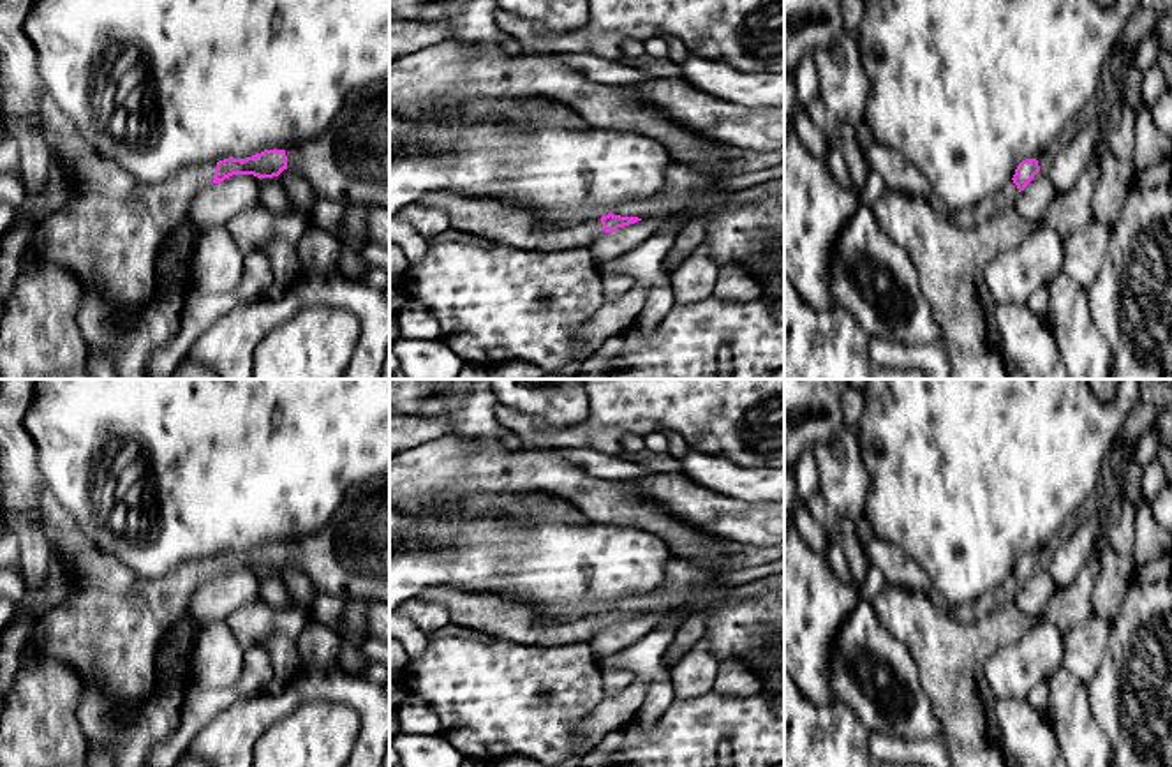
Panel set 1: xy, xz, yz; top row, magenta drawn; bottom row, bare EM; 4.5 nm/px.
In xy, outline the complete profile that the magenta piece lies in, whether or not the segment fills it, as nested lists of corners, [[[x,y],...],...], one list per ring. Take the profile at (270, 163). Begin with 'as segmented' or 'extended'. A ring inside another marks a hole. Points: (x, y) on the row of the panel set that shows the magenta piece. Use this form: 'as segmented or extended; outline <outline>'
extended; outline [[[389,90],[354,97],[319,136],[308,141],[286,150],[264,150],[247,159],[229,157],[194,166],[160,183],[146,183],[104,157],[48,93],[41,97],[41,109],[48,152],[72,178],[72,187],[67,201],[35,229],[39,257],[72,266],[83,284],[109,303],[125,323],[132,323],[153,298],[155,259],[162,240],[189,220],[194,197],[211,183],[233,175],[273,178],[289,169],[321,199],[342,206],[389,210]]]

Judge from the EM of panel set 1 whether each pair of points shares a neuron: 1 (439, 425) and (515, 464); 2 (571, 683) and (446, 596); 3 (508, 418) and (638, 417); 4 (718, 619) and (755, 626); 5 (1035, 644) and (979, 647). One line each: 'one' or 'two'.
1: two
2: two
3: one
4: one
5: two

